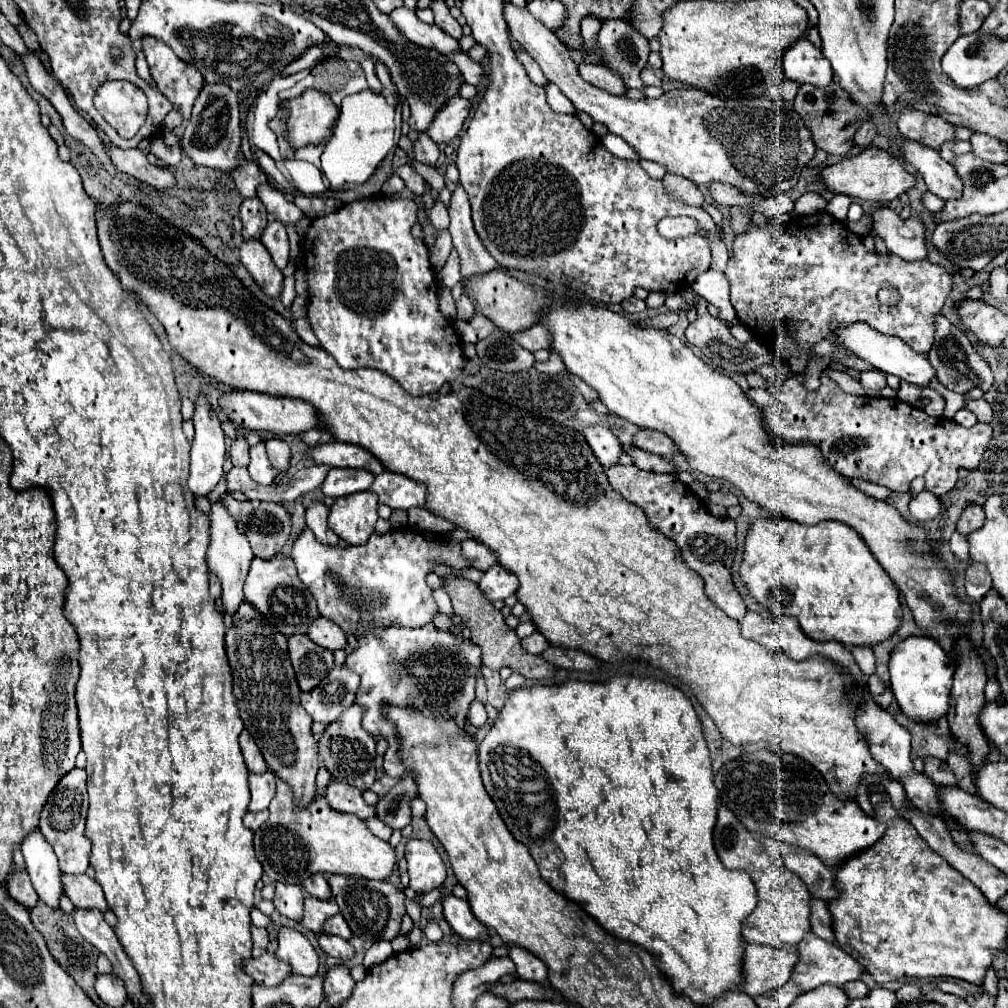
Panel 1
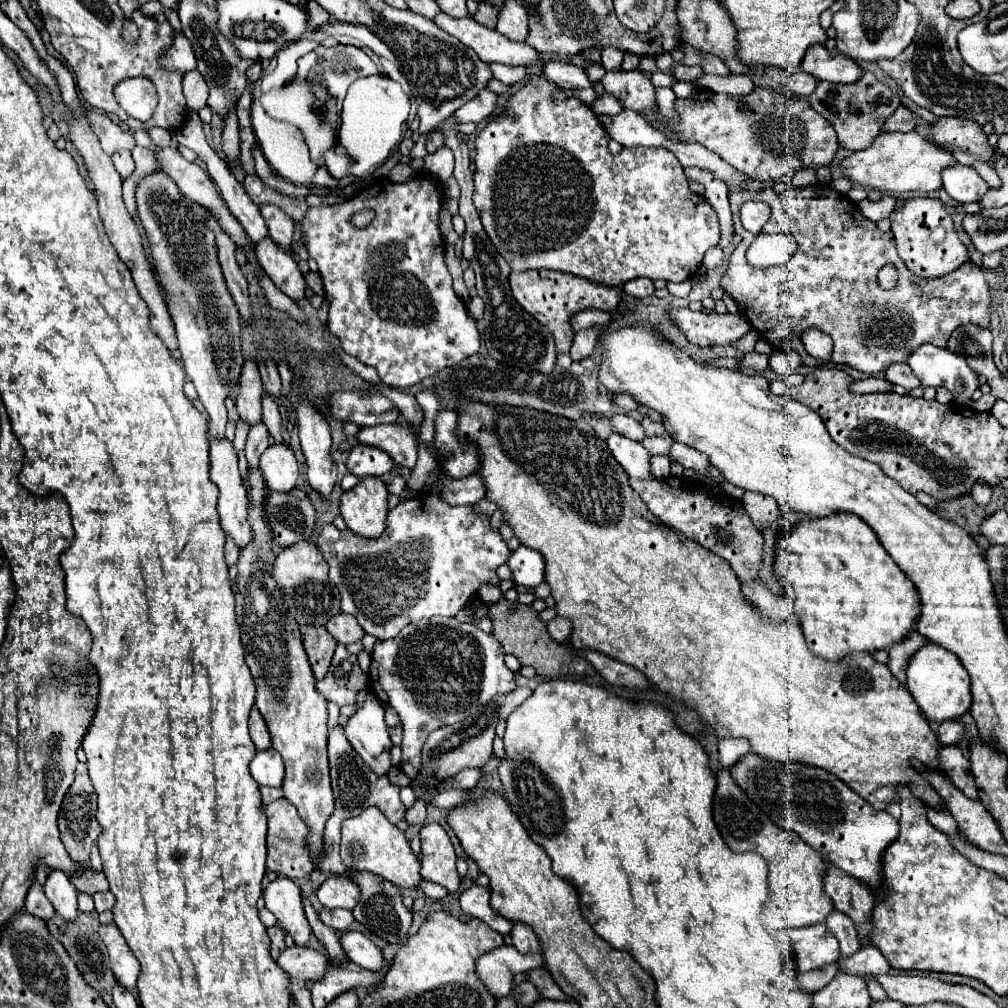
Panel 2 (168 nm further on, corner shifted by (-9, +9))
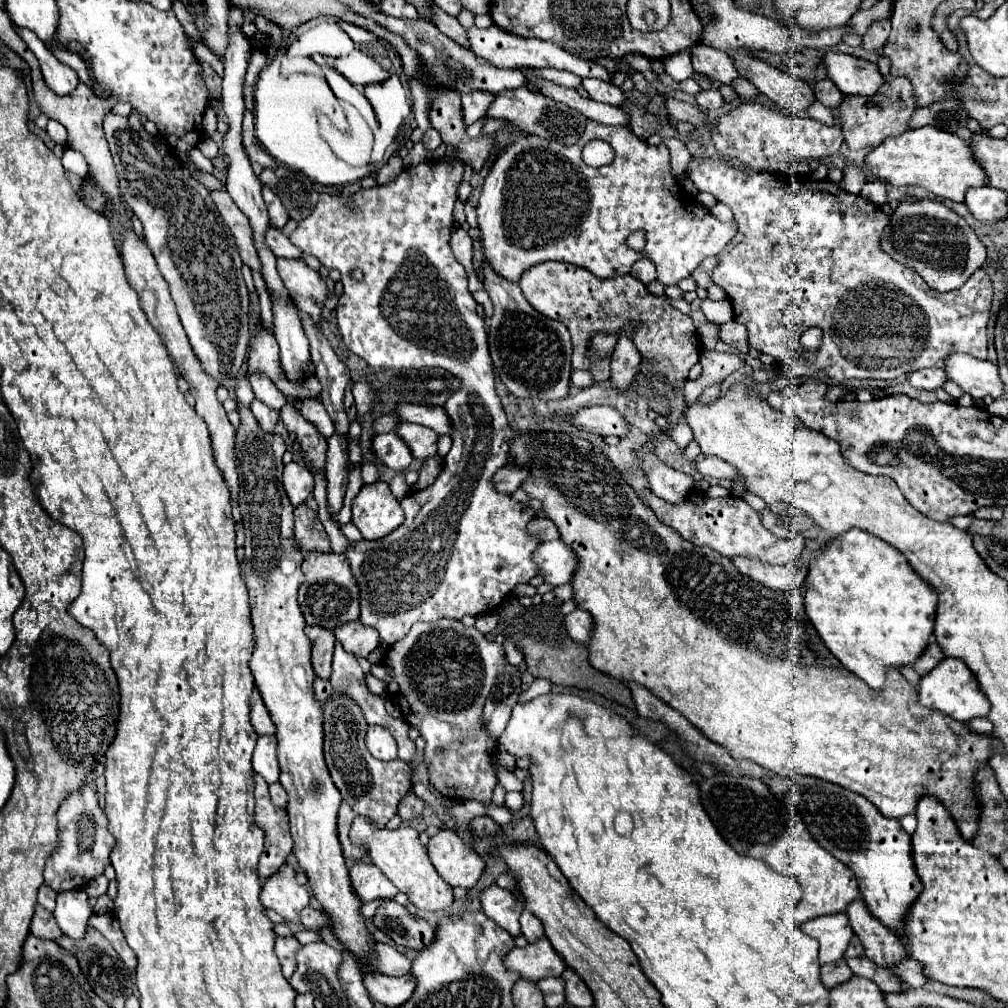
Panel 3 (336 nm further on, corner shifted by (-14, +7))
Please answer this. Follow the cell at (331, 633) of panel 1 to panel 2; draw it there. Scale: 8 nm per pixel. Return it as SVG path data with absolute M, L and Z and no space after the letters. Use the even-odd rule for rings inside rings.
M339 613L339 615L331 617L325 627L335 637L335 641L343 643L343 645L355 643L355 641L359 641L365 635L365 631L359 627L355 617L351 617L347 613Z

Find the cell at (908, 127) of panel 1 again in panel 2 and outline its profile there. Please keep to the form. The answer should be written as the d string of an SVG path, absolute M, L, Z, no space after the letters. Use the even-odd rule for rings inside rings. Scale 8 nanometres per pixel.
M943 117L935 125L931 125L933 141L951 151L951 155L961 165L973 165L975 161L991 163L999 153L997 147L991 147L983 127L975 121L959 119L959 117Z

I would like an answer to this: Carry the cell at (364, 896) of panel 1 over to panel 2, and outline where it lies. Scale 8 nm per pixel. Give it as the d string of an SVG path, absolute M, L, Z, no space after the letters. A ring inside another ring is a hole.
M361 871L361 873L353 875L351 879L361 887L361 899L359 899L357 907L353 909L355 919L361 925L365 925L371 933L385 939L387 943L393 943L393 939L395 941L405 941L407 931L409 931L409 927L413 923L413 913L403 905L399 887L395 887L389 881L383 881L379 875L371 875L367 871Z

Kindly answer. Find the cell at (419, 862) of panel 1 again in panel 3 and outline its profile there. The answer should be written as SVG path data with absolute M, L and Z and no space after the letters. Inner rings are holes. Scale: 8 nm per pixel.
M440 829L438 835L430 837L426 849L438 875L452 887L470 889L484 871L484 861L452 829Z

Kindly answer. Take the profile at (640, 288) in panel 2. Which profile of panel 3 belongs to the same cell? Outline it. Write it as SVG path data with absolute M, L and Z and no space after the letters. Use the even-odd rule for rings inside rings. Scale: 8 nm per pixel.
M642 259L636 267L632 267L630 275L636 277L638 281L646 283L646 285L650 285L652 281L656 281L656 269L654 269L654 265L648 259Z

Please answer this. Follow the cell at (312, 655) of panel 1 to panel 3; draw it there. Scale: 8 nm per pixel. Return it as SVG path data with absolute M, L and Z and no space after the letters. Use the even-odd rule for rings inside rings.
M306 627L306 635L312 643L312 667L320 679L332 675L332 653L334 653L334 631L324 627Z

